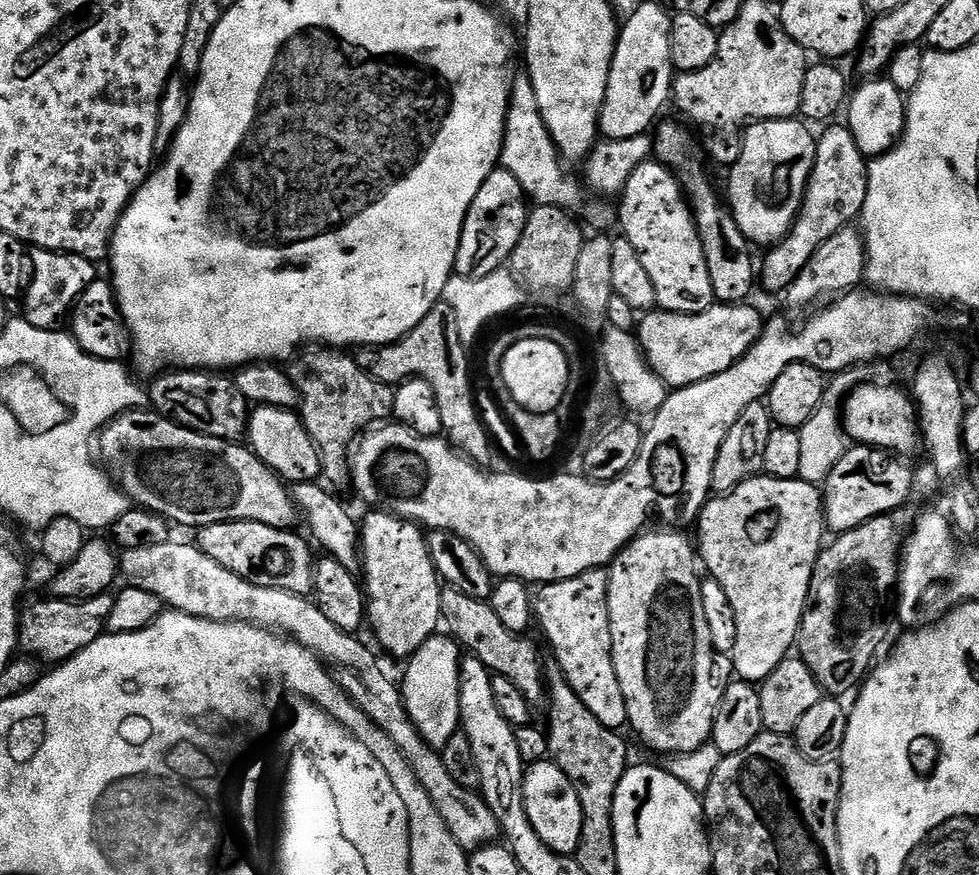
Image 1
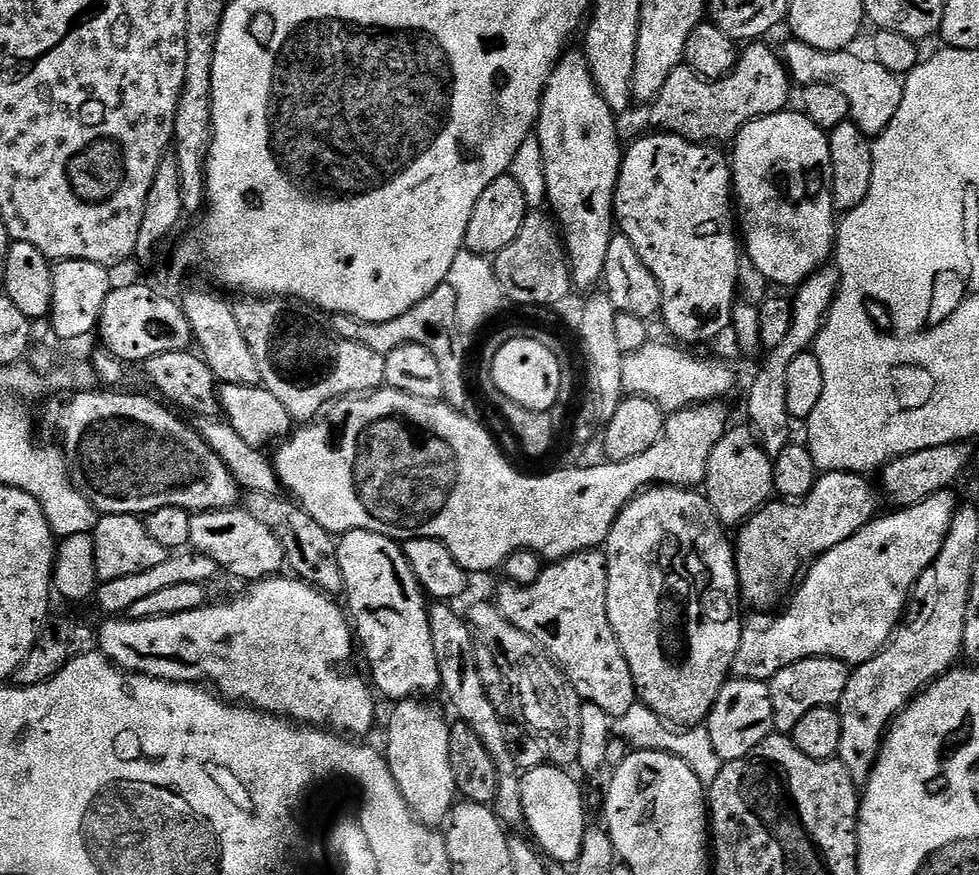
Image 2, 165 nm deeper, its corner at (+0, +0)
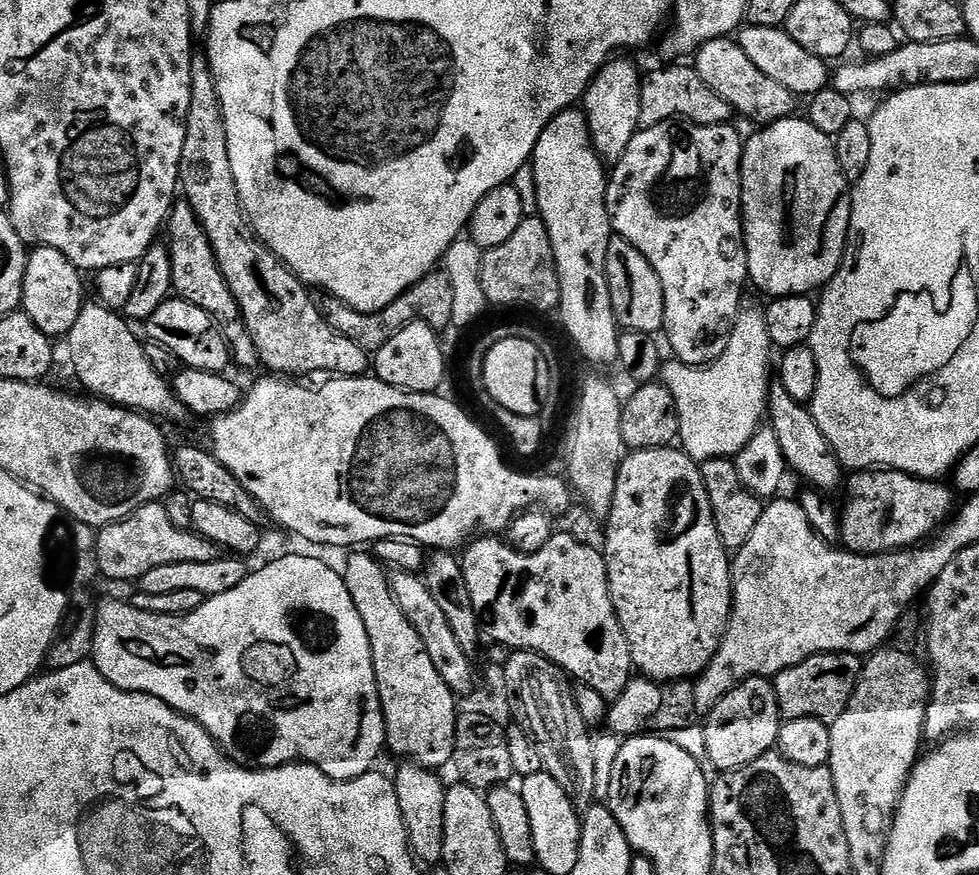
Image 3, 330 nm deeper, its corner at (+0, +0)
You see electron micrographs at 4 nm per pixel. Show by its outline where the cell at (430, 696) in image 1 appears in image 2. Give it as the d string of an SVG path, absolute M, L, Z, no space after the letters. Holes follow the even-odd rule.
M413 698L399 701L388 720L388 748L386 759L390 766L390 774L394 774L394 782L398 782L398 790L402 790L402 798L406 798L406 806L416 815L420 823L428 828L439 829L451 816L458 800L454 770L450 770L450 724L432 704L423 704L423 699Z

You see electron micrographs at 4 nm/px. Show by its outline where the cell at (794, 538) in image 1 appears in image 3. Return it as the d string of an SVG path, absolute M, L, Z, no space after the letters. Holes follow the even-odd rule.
M860 470L847 477L846 488L847 484L848 497L839 517L840 539L849 552L875 554L915 548L943 528L954 512L954 492L944 482L922 480L905 472Z

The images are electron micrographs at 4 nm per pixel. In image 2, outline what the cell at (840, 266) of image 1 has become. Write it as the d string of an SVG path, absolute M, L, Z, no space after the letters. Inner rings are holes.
M825 266L795 289L793 296L796 297L791 297L790 300L792 305L790 332L786 334L784 342L778 342L778 346L770 349L767 353L768 357L767 355L763 357L764 365L761 366L760 373L753 378L752 385L748 388L749 421L747 420L747 423L770 457L775 458L793 439L794 421L786 410L786 370L790 370L790 362L794 362L798 354L809 351L815 345L839 285L840 273L835 267Z

